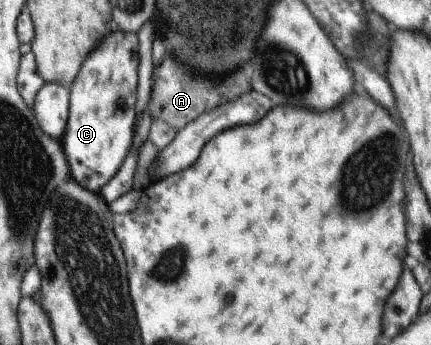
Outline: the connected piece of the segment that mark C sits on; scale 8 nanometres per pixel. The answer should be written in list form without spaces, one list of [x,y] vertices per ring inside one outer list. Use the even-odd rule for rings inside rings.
[[[114,26],[110,36],[104,36],[102,42],[98,44],[98,48],[94,48],[94,52],[90,52],[86,56],[74,84],[69,87],[69,116],[64,137],[60,141],[68,168],[70,168],[71,179],[90,192],[100,194],[101,189],[118,172],[132,146],[132,138],[135,136],[138,123],[135,108],[139,65],[137,34],[122,32],[122,30],[118,30],[117,26]]]

